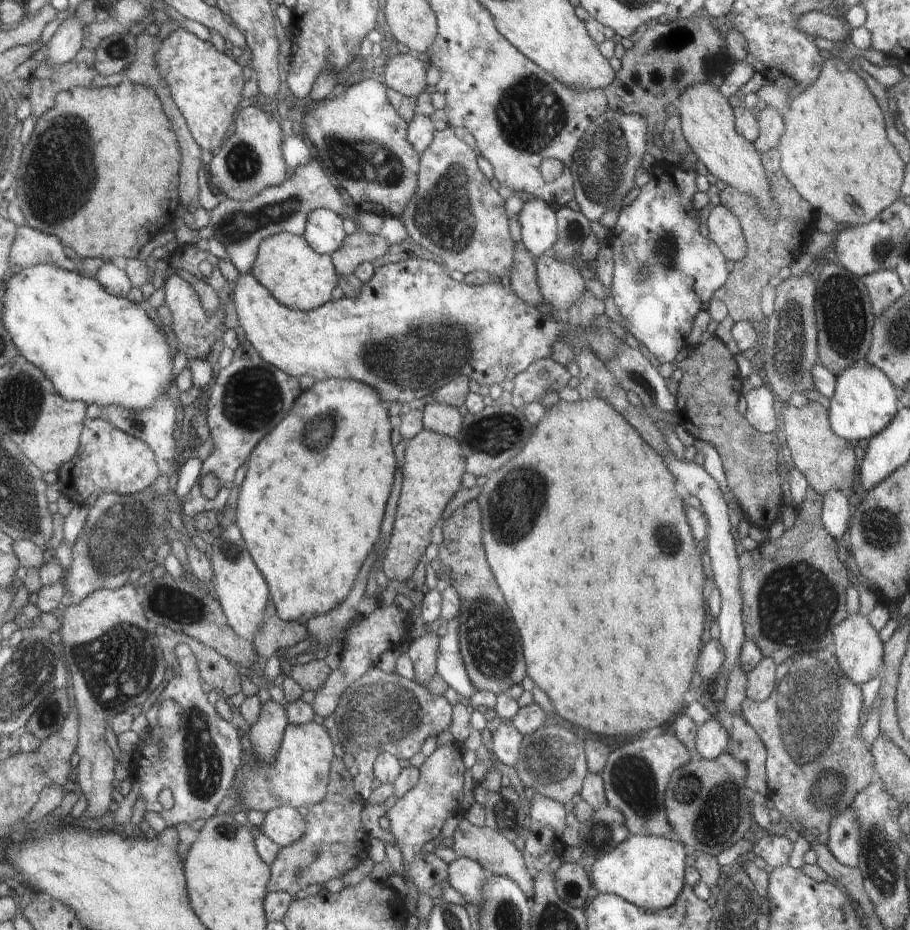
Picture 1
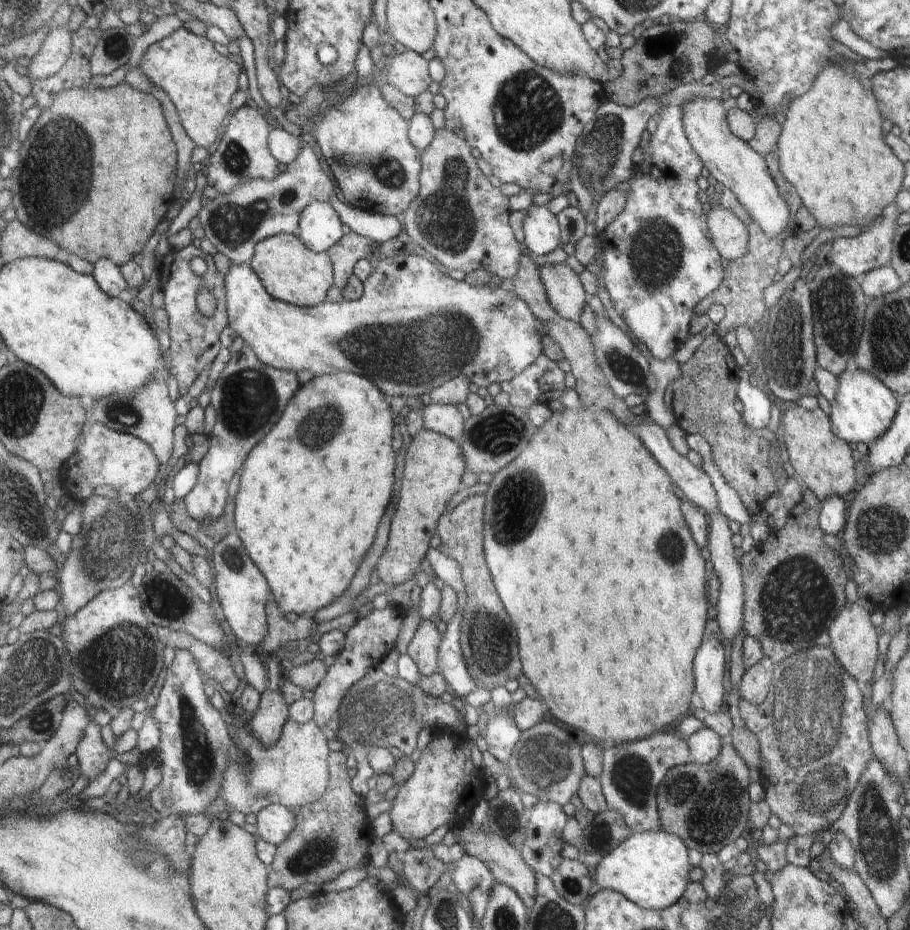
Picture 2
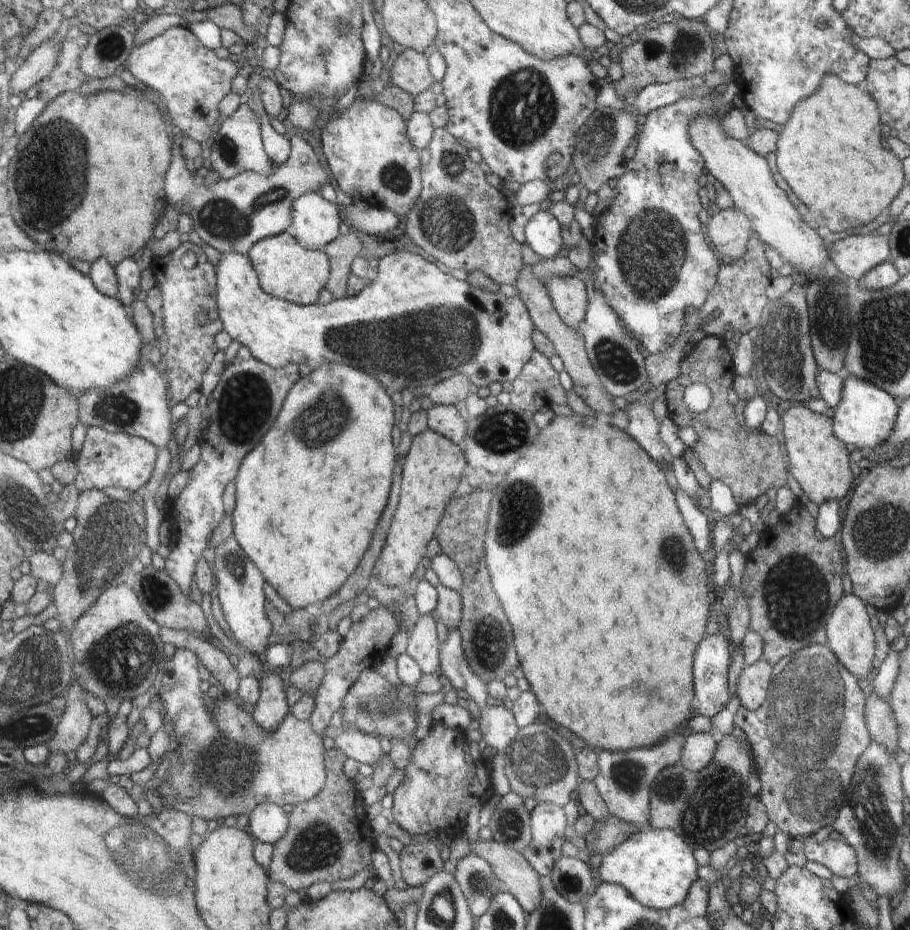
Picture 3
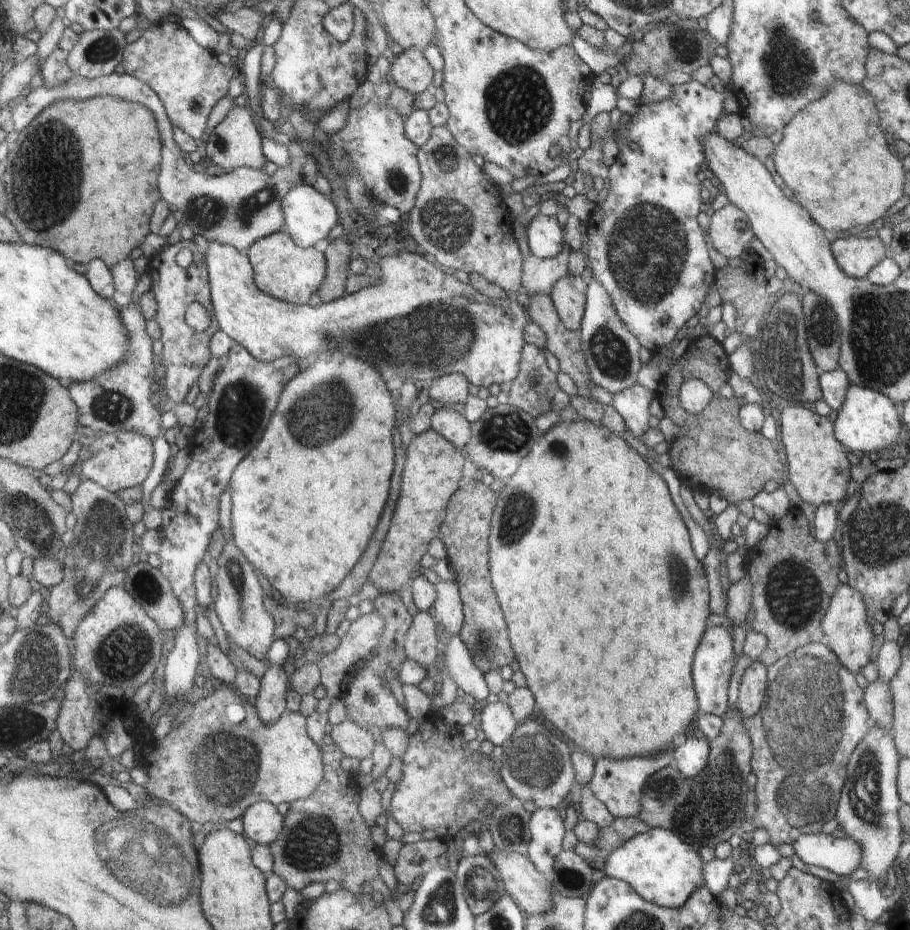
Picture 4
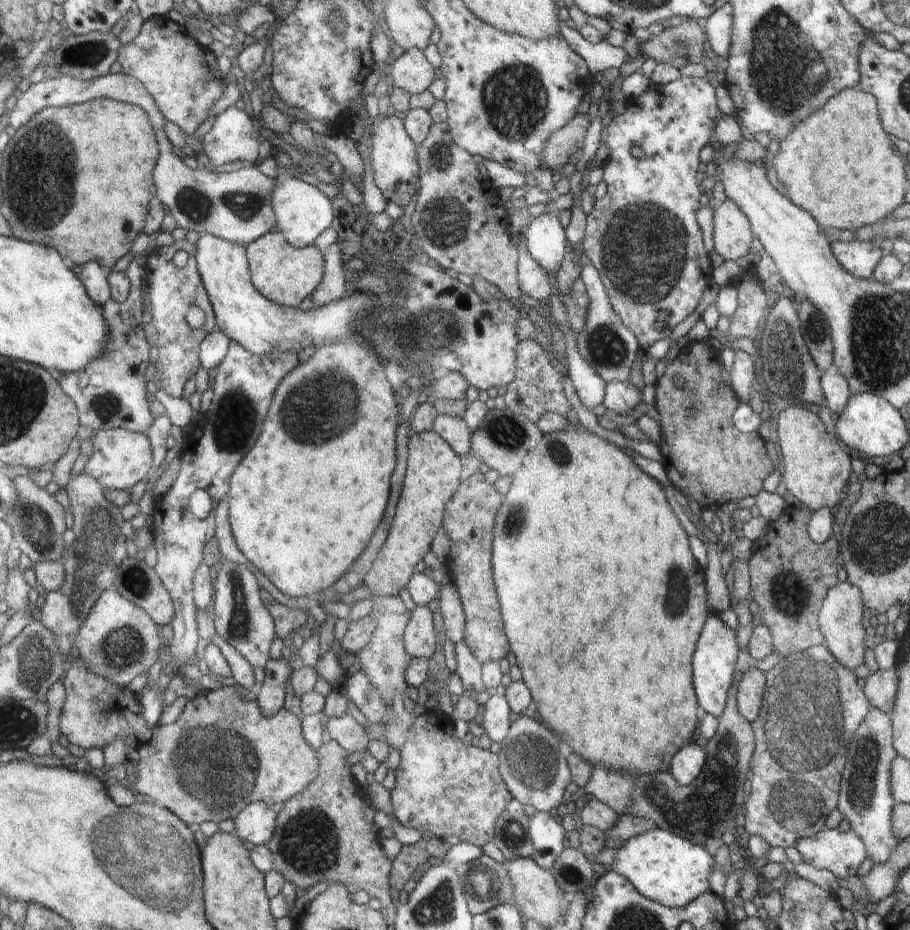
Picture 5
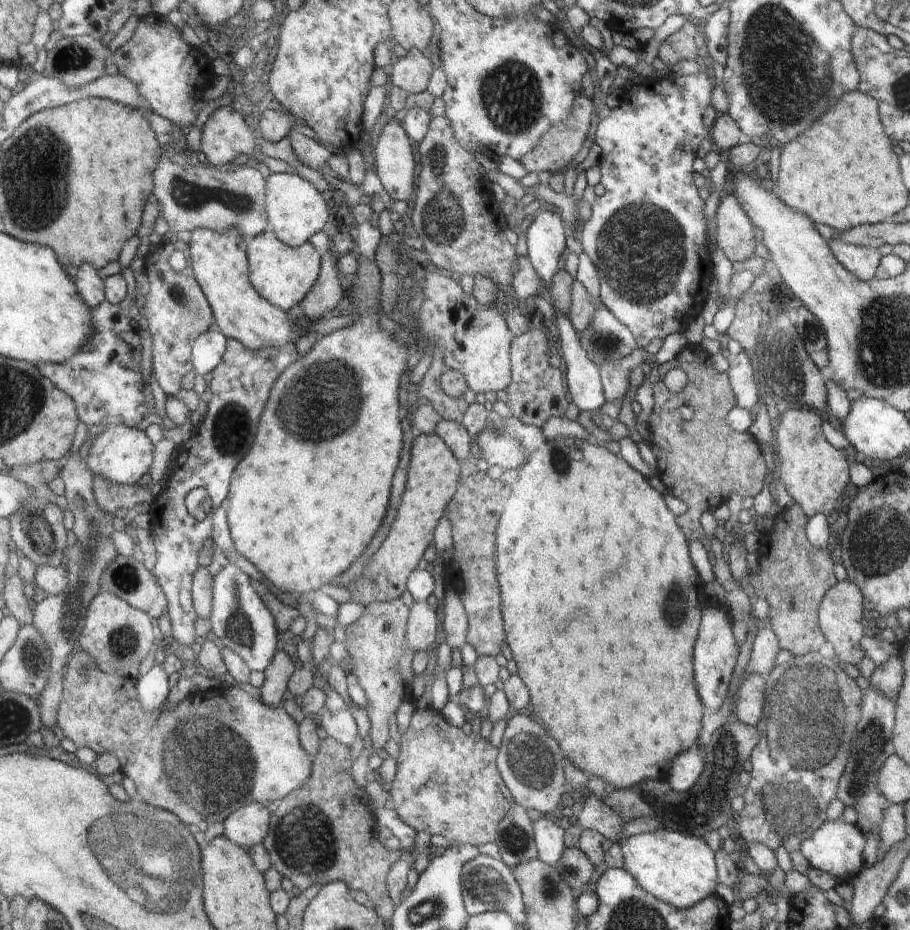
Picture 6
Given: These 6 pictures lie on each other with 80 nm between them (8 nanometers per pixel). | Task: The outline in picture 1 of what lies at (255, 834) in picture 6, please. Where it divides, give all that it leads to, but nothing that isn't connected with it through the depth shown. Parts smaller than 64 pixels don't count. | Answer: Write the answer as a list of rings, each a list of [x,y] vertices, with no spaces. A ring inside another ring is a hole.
[[[282,805],[267,812],[260,829],[281,848],[303,837],[307,830],[305,822],[304,811]]]

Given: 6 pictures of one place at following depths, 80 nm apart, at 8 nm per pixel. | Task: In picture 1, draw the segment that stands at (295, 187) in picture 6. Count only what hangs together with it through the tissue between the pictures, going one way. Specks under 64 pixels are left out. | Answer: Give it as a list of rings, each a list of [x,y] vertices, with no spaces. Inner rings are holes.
[[[316,209],[308,215],[303,236],[314,250],[332,255],[347,238],[342,224],[342,218],[334,211]]]

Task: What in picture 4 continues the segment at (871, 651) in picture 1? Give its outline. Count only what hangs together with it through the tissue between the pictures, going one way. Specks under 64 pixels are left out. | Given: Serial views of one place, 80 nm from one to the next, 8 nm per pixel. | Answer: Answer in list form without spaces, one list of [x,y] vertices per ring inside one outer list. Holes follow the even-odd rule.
[[[839,584],[834,591],[830,606],[822,619],[825,643],[830,650],[837,655],[840,661],[854,674],[862,671],[862,668],[870,662],[870,648],[872,648],[872,634],[866,628],[866,612],[860,594],[856,588],[850,588],[848,584]]]

